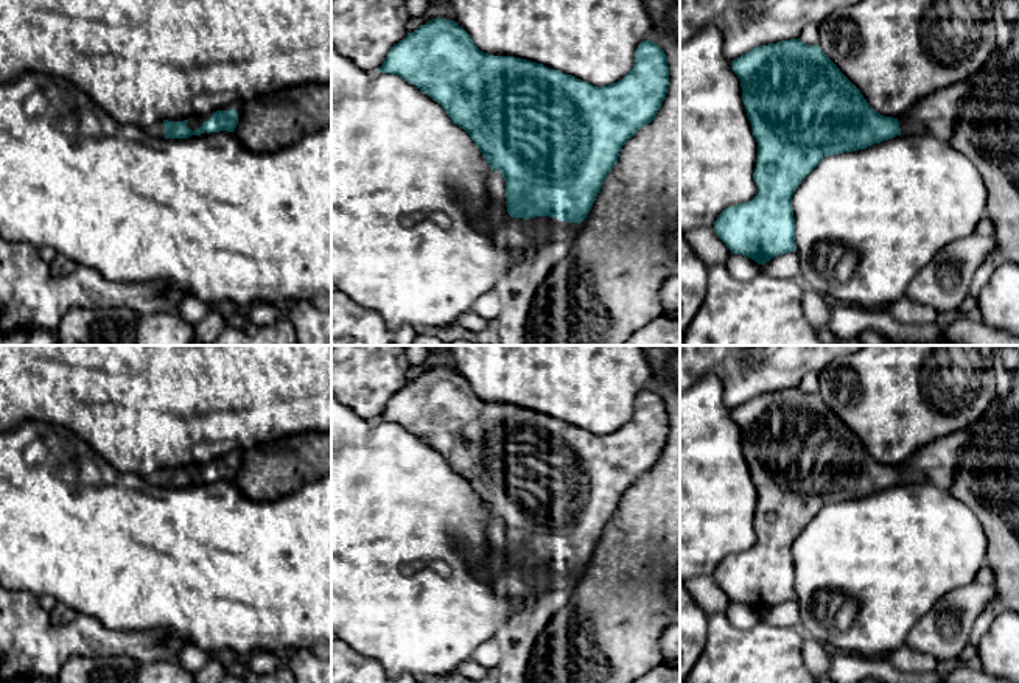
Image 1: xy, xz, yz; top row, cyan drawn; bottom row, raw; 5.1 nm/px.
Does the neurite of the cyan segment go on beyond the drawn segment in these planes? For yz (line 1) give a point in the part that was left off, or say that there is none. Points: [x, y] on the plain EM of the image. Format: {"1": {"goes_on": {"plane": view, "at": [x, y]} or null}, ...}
{"1": {"goes_on": {"plane": "yz", "at": [937, 462]}}}

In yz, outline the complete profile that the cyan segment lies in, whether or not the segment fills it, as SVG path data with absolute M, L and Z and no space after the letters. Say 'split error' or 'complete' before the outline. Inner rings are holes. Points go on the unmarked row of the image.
split error; M800 387L756 395L731 409L731 414L741 428L742 450L758 490L753 521L758 543L748 551L725 557L716 568L714 579L731 602L745 604L758 613L797 599L792 545L825 506L865 498L901 482L932 482L949 490L958 461L974 442L974 433L966 428L919 448L898 467L884 465L867 451L820 394L806 394Z

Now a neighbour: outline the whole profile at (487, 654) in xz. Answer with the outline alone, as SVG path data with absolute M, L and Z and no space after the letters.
M495 638L482 643L473 653L471 660L484 667L496 669L501 660L501 650Z

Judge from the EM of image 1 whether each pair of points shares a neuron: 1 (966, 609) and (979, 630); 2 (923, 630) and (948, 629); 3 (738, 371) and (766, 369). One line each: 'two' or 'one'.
1: two
2: one
3: one

